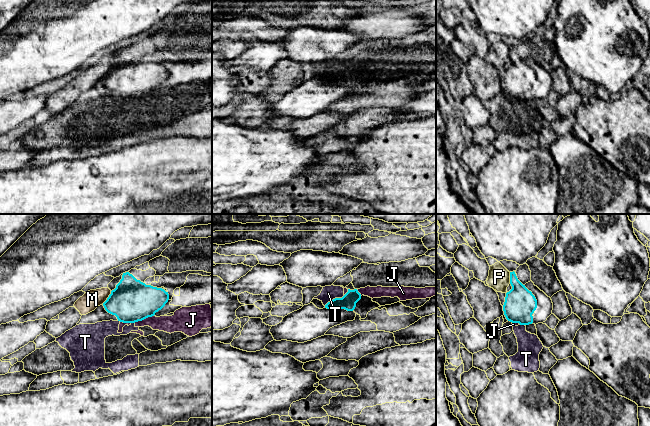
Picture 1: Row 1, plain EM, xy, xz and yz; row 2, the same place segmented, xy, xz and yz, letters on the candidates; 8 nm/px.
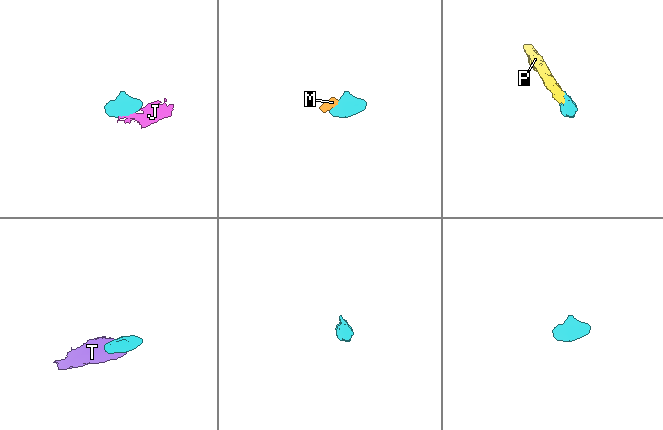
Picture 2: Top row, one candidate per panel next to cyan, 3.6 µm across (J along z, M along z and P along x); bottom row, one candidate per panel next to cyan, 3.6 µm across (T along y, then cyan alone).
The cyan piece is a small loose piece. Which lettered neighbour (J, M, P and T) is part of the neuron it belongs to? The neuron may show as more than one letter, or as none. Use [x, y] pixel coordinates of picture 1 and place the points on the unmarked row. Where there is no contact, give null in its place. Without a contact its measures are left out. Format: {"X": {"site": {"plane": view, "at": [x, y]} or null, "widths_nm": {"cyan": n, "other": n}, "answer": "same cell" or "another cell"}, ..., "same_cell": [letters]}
{"J": {"site": {"plane": "xy", "at": [143, 95]}, "widths_nm": {"cyan": 340, "other": 140}, "answer": "another cell"}, "M": {"site": {"plane": "xy", "at": [107, 74]}, "widths_nm": {"cyan": 340, "other": 150}, "answer": "another cell"}, "P": {"site": {"plane": "yz", "at": [510, 54]}, "widths_nm": {"cyan": 240, "other": 180}, "answer": "another cell"}, "T": {"site": {"plane": "xz", "at": [335, 74]}, "widths_nm": {"cyan": 130, "other": 120}, "answer": "another cell"}, "same_cell": []}

